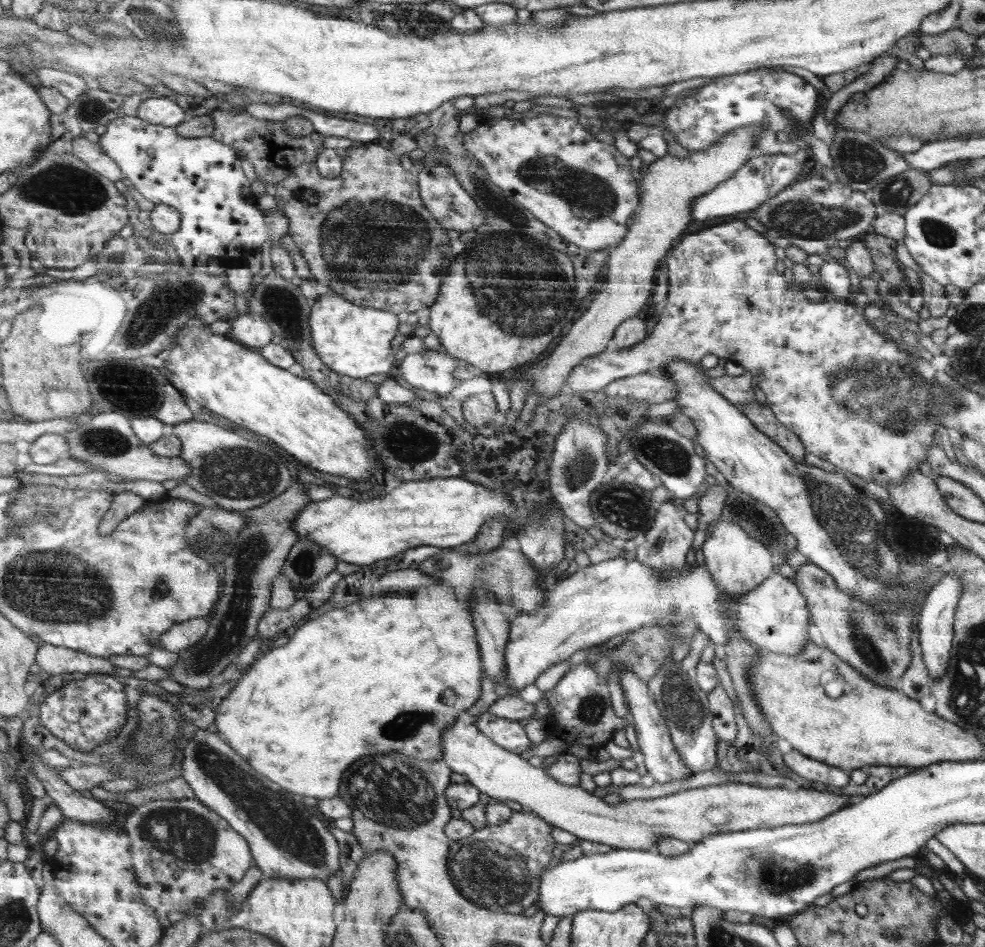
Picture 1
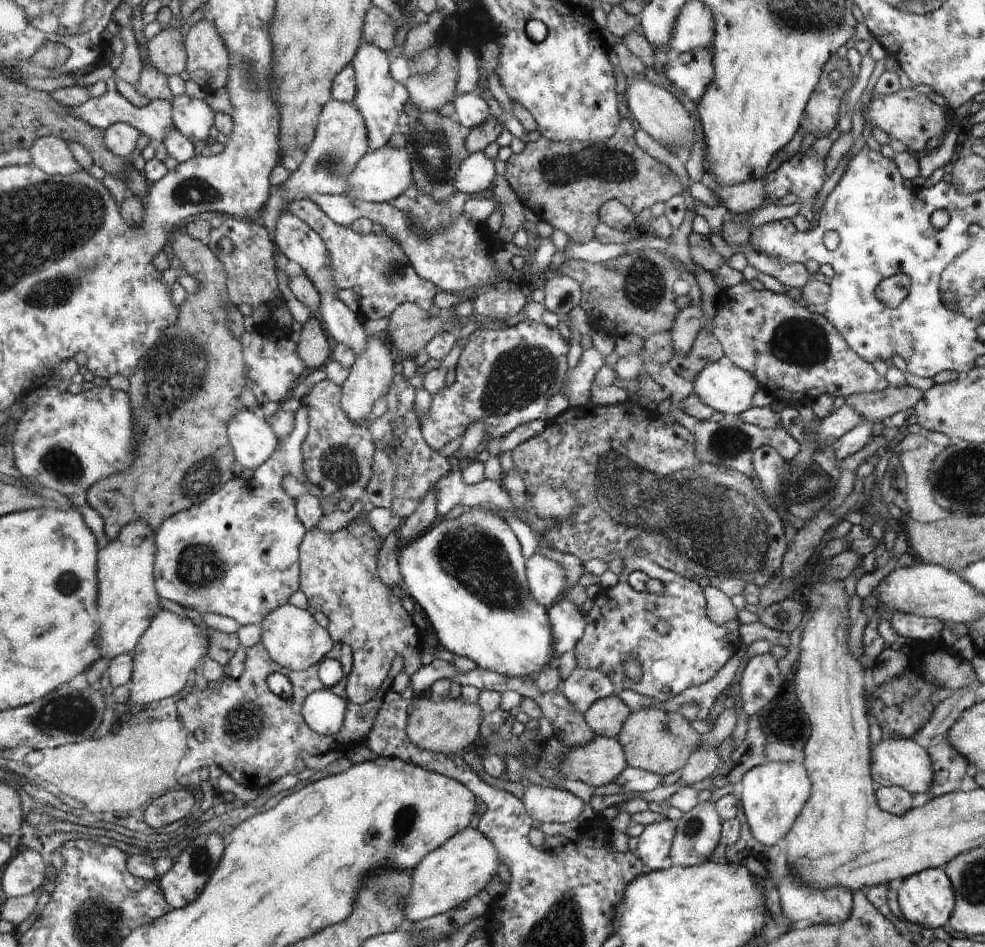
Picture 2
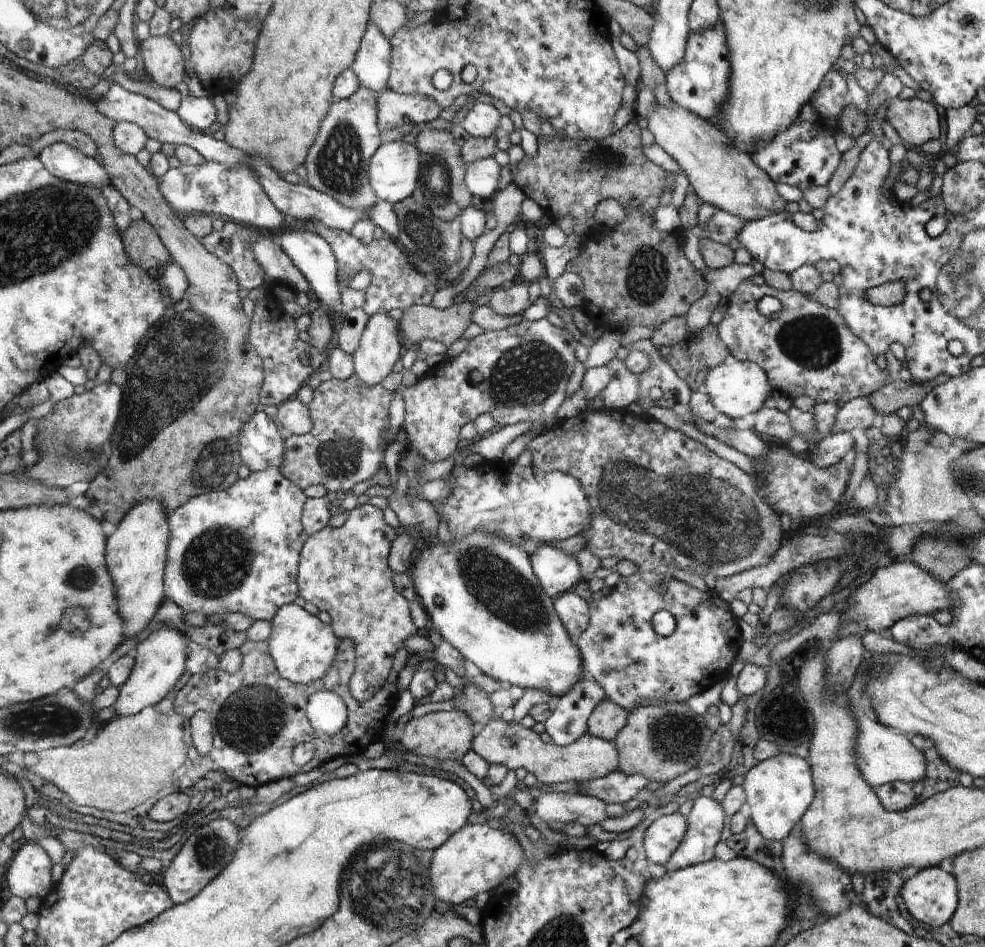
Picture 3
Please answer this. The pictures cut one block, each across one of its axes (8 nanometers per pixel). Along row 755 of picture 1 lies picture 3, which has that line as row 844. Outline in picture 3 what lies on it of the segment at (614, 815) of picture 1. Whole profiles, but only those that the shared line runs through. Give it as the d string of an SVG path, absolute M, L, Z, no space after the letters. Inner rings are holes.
M467 824L452 835L443 846L431 854L428 874L431 892L444 905L462 905L478 894L497 888L508 876L516 874L523 864L524 849L514 834L488 827L486 824Z

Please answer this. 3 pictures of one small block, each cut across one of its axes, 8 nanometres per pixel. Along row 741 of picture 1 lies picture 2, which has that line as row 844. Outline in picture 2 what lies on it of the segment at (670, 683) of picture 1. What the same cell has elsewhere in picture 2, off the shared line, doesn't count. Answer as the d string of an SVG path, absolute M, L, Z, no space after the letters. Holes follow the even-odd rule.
M709 801L699 802L684 813L674 824L671 865L696 867L709 861L719 846L721 824L715 804Z

